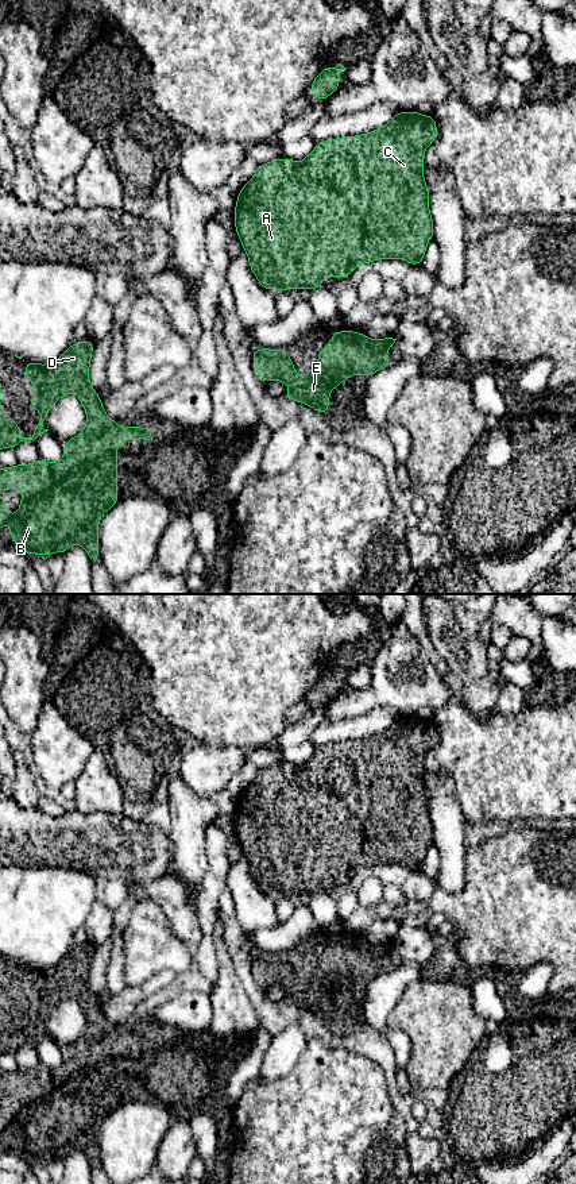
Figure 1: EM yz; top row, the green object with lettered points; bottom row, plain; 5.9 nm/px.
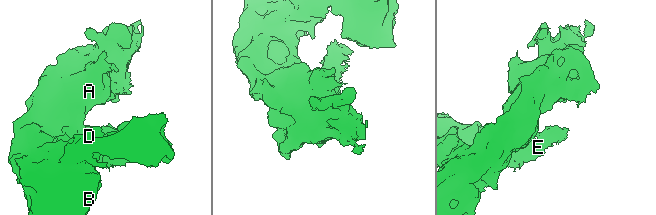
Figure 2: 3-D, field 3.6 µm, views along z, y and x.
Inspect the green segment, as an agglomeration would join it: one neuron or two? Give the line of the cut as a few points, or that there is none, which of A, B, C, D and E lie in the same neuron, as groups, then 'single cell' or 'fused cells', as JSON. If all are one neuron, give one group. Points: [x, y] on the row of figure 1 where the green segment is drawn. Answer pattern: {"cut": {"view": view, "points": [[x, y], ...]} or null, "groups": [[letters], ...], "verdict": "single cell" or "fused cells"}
{"cut": null, "groups": [["A", "B", "C", "D", "E"]], "verdict": "single cell"}

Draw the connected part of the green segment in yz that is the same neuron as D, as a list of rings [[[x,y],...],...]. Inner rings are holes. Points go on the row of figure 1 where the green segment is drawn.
[[[81,340],[73,343],[55,362],[39,365],[27,360],[24,367],[24,377],[28,377],[34,385],[34,393],[31,396],[30,406],[36,408],[40,414],[40,421],[35,427],[31,437],[22,437],[19,435],[20,427],[18,421],[12,421],[9,413],[4,413],[0,409],[0,448],[16,448],[24,440],[34,440],[39,435],[47,432],[43,428],[43,420],[50,412],[51,406],[63,396],[74,393],[78,396],[85,413],[86,425],[84,431],[76,437],[65,440],[65,452],[58,463],[46,462],[38,459],[31,464],[18,463],[13,467],[0,467],[0,528],[8,521],[12,521],[11,527],[5,527],[11,531],[11,539],[16,541],[15,549],[19,552],[28,552],[31,556],[40,554],[47,559],[50,554],[59,552],[63,555],[71,544],[80,544],[89,555],[90,562],[100,560],[98,554],[98,522],[101,516],[119,502],[117,498],[117,447],[125,440],[143,440],[151,439],[155,427],[150,424],[147,428],[139,428],[135,424],[131,427],[120,428],[116,420],[112,420],[103,408],[103,400],[89,382],[89,367],[93,354],[94,342]],[[4,489],[22,489],[22,501],[19,504],[19,512],[11,514],[4,505],[5,498],[1,497]]]

